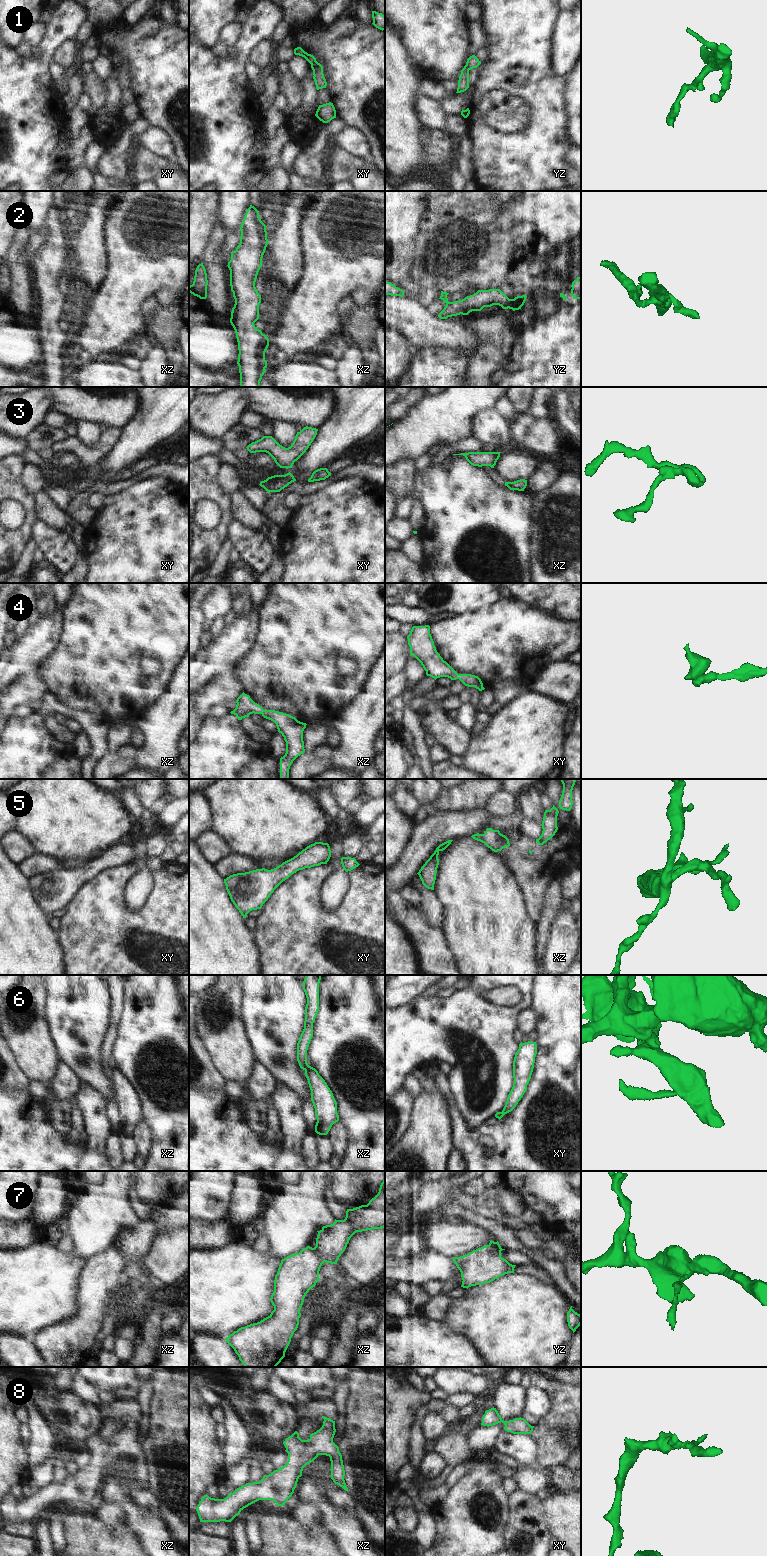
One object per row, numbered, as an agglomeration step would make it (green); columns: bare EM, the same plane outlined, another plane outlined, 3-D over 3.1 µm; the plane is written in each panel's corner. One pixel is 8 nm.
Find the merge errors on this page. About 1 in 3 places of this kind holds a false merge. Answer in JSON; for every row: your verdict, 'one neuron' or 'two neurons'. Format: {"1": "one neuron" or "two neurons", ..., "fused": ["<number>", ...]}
{"1": "two neurons", "2": "one neuron", "3": "one neuron", "4": "one neuron", "5": "one neuron", "6": "two neurons", "7": "one neuron", "8": "one neuron", "fused": ["1", "6"]}

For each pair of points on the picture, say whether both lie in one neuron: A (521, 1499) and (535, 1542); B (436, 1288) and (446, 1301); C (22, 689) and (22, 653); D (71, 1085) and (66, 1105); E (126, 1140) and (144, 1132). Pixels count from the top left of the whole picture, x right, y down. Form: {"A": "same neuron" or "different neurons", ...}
{"A": "same neuron", "B": "different neurons", "C": "different neurons", "D": "different neurons", "E": "different neurons"}

